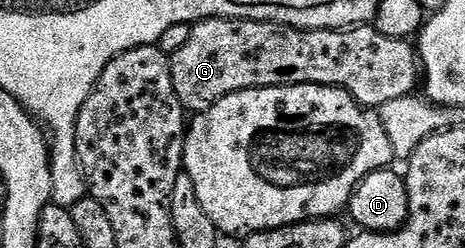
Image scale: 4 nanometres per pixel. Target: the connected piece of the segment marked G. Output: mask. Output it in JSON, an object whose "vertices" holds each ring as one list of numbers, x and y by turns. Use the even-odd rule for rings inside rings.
{"vertices":[[204,18,201,22,193,23,190,26,188,40,176,52,169,55,170,79,172,88,180,100,180,104,190,112,201,112,207,110,213,102,219,102,224,96,235,94,241,90,259,90,269,86,303,86,304,83,316,84,317,86,334,86,338,90,351,95,355,102,363,108,377,108,388,104,388,100,400,100,411,93,410,85,414,82,414,70,416,74,416,62,414,50,409,41,392,36,384,36,373,25,363,24,345,30,297,30,294,26,281,26,275,22,252,22,245,18]]}

